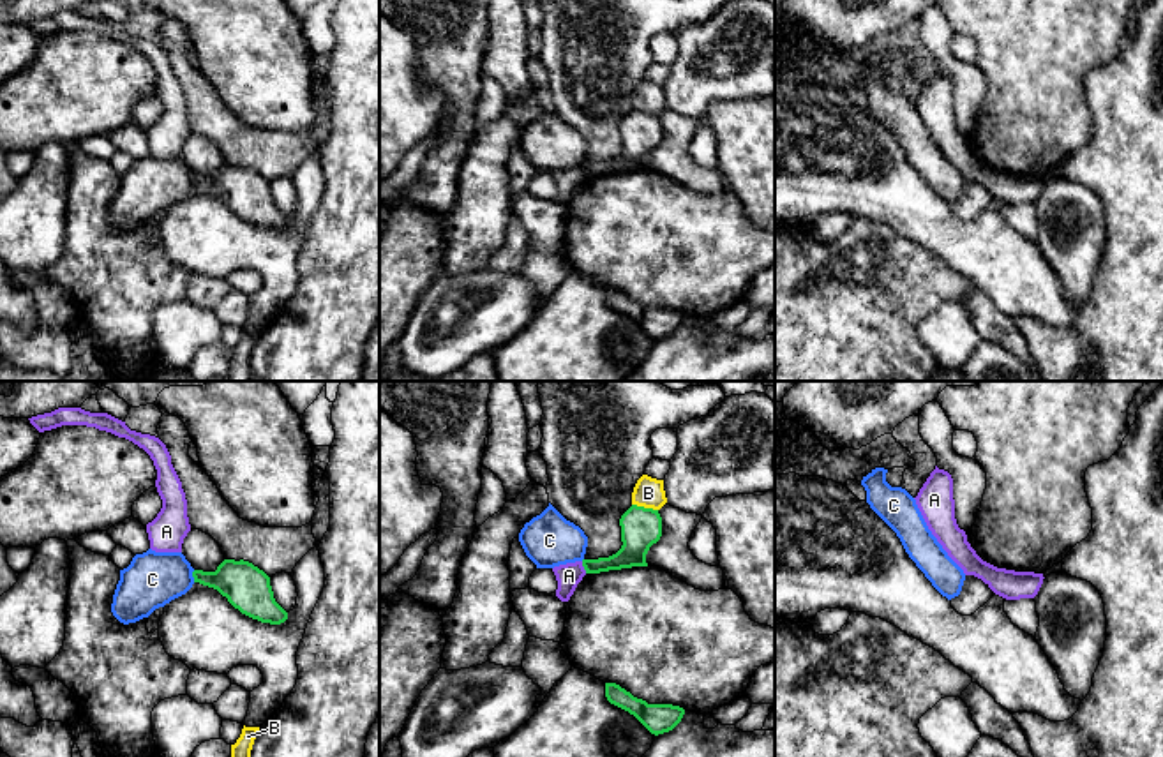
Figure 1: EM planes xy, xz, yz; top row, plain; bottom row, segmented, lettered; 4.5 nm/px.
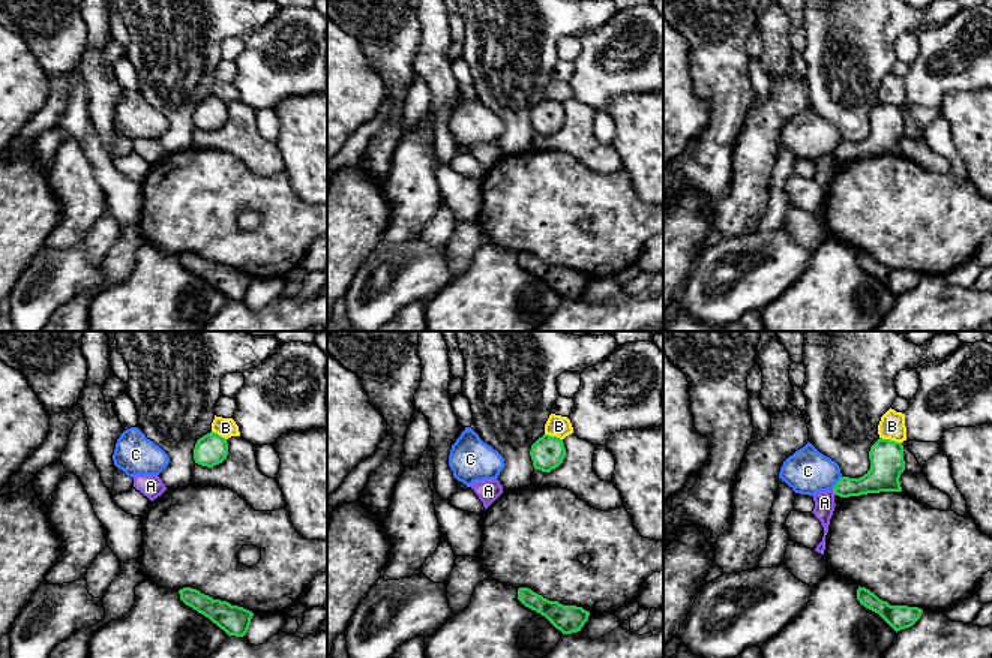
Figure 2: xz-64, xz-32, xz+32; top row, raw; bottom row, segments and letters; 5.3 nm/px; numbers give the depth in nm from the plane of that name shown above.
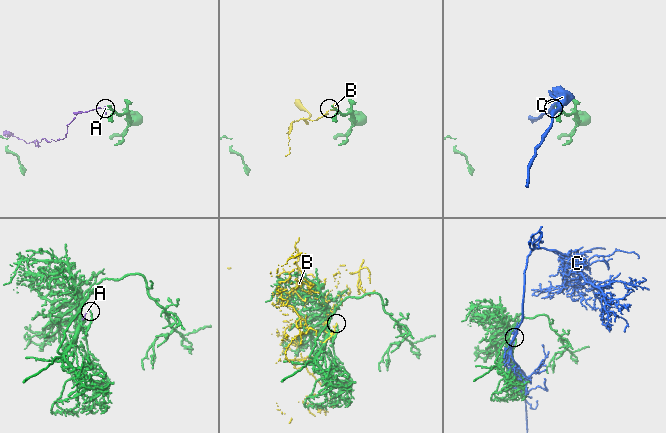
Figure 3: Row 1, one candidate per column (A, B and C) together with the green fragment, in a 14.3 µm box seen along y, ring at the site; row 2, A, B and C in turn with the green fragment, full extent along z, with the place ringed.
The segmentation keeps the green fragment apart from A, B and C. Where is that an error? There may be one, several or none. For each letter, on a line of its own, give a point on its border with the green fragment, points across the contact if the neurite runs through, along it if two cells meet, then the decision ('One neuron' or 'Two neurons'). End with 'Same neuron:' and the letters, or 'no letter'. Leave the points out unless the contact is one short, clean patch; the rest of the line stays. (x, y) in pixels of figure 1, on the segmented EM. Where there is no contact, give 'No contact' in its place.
A: Touches green at xz (583, 565). Boundary: xz (581, 562), (586, 572). Two neurons
B: Touches green at xz (643, 507). Two neurons
C: Touches green at xy (193, 576). Two neurons
Same neuron: no letter

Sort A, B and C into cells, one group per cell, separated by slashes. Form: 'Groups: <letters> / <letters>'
Groups: A / B / C

